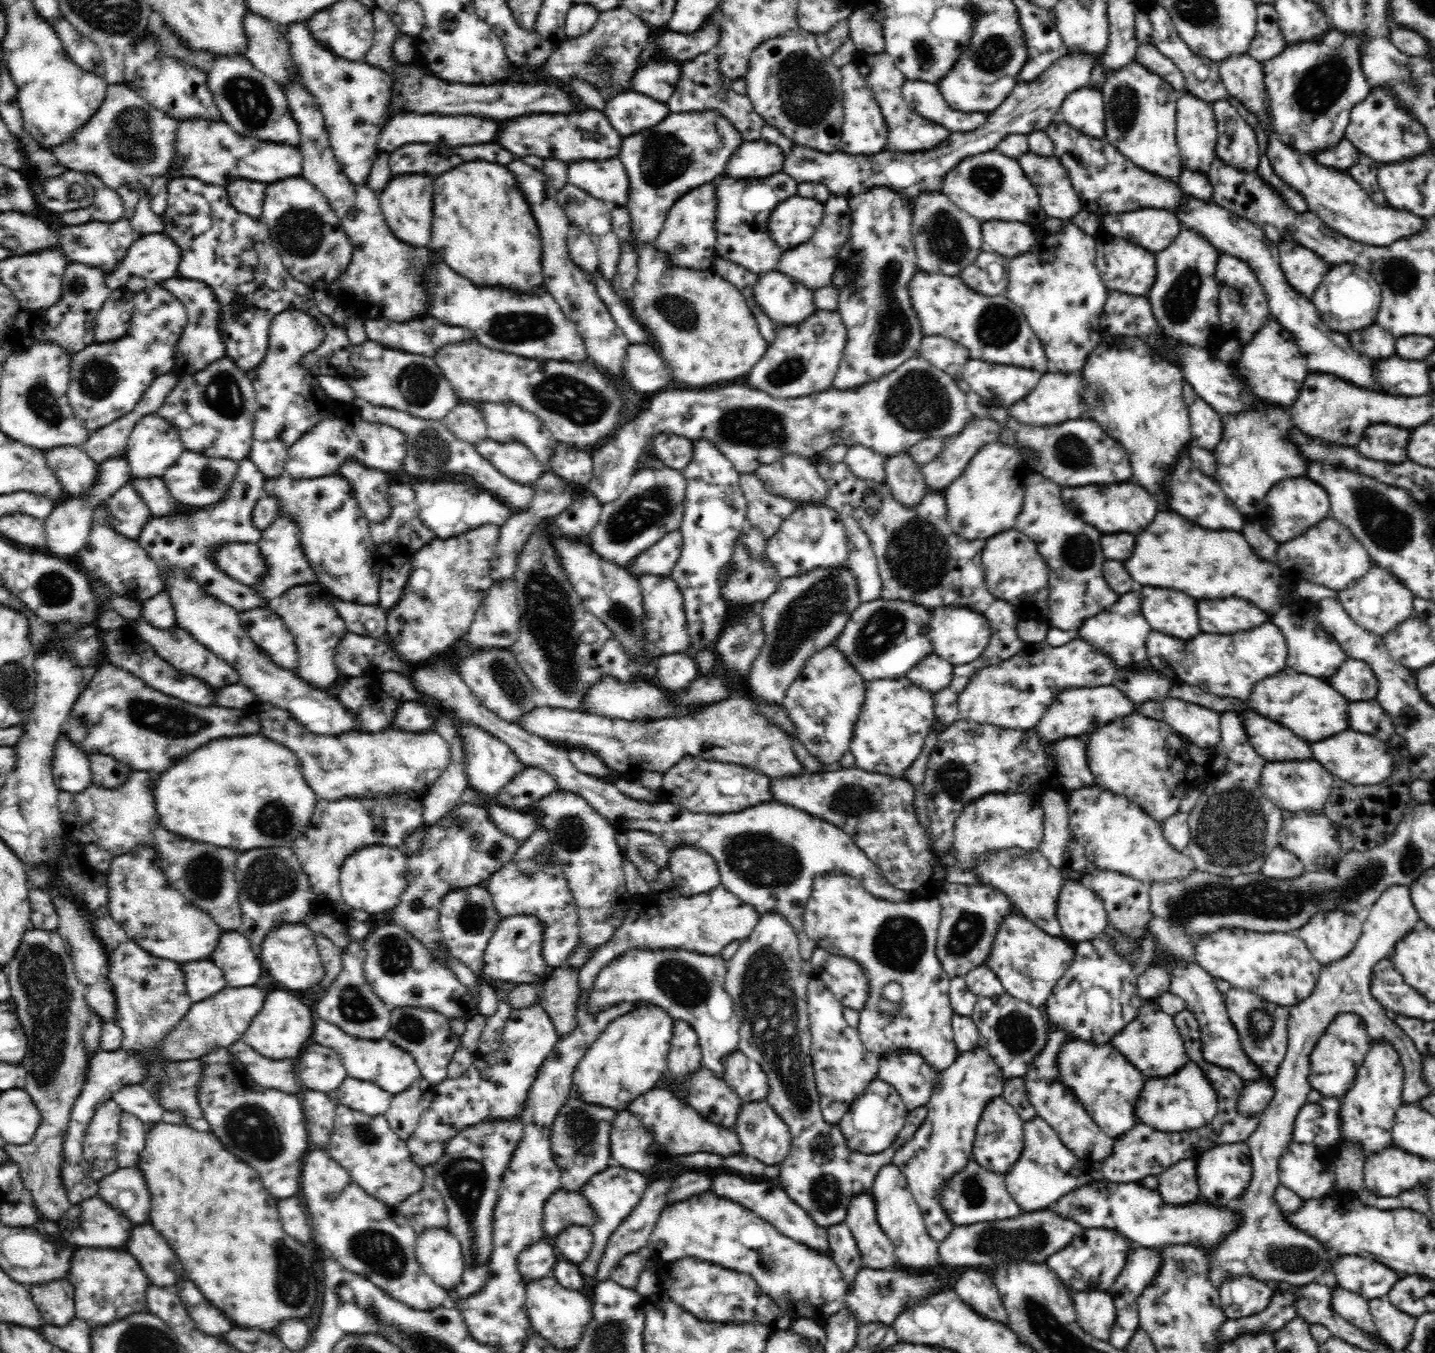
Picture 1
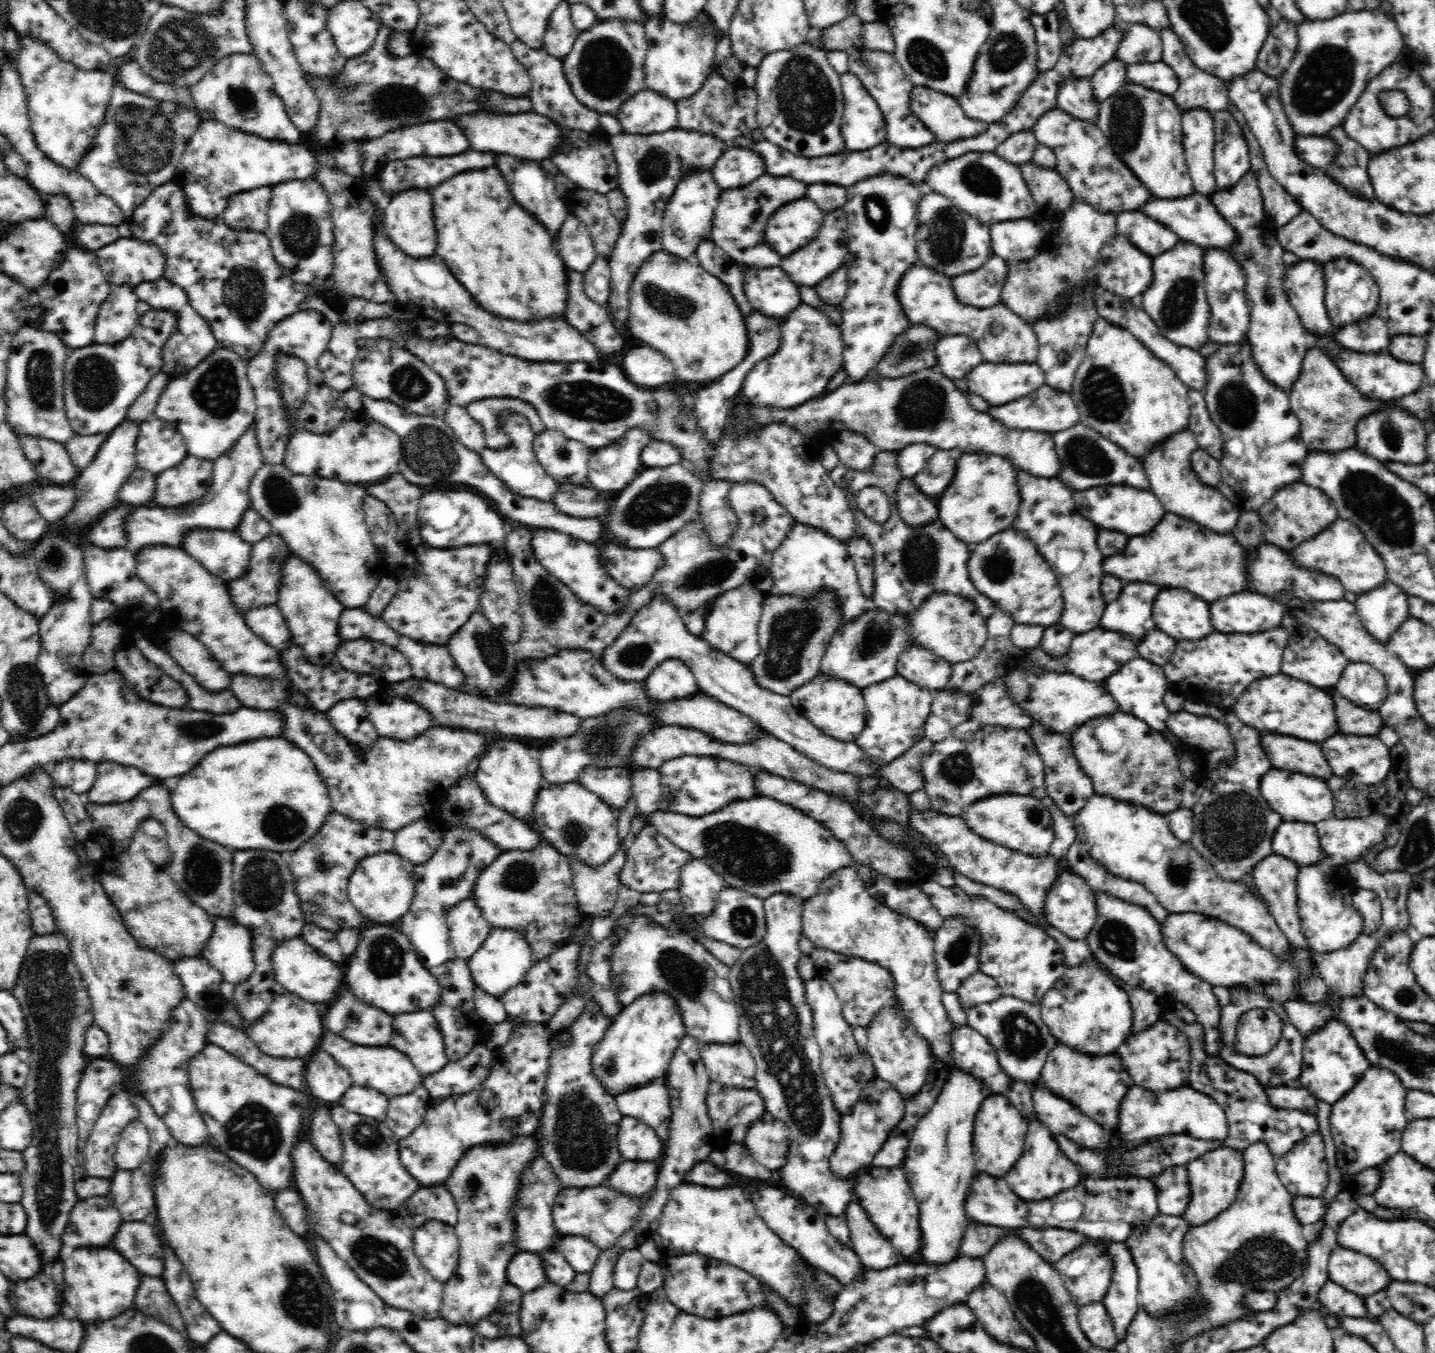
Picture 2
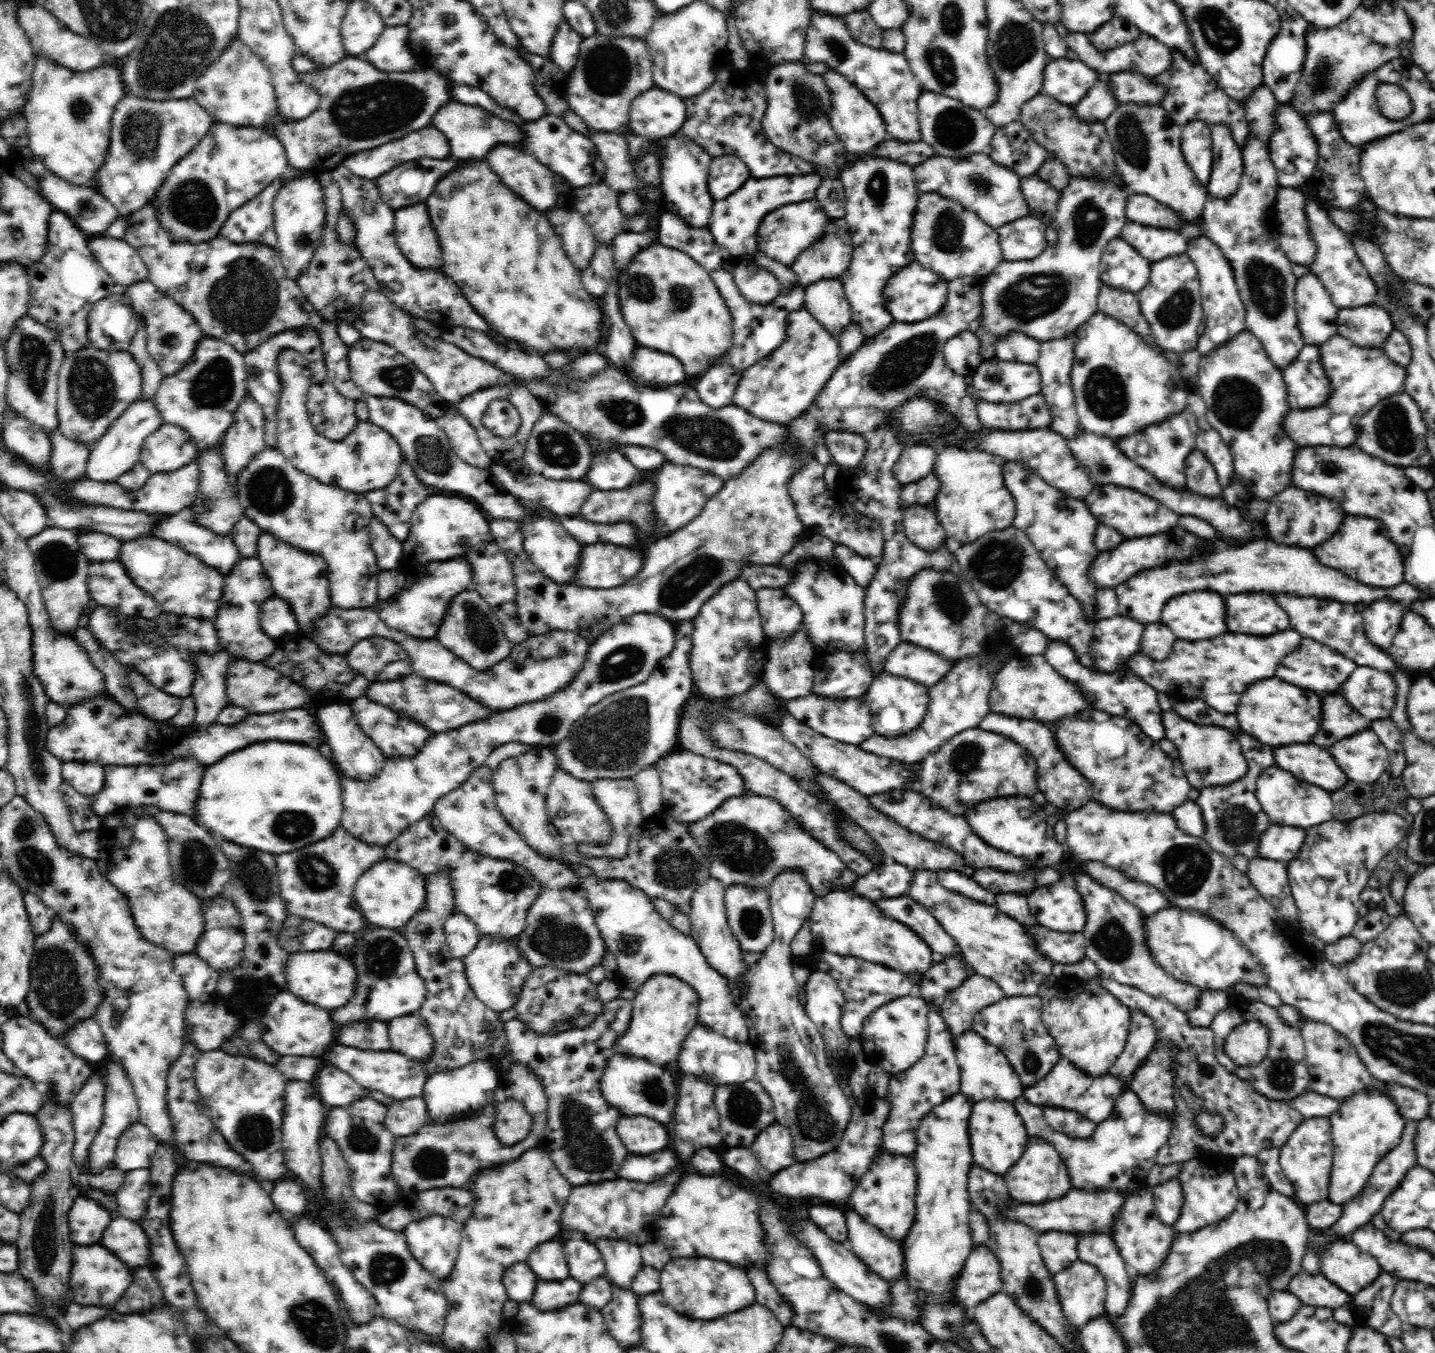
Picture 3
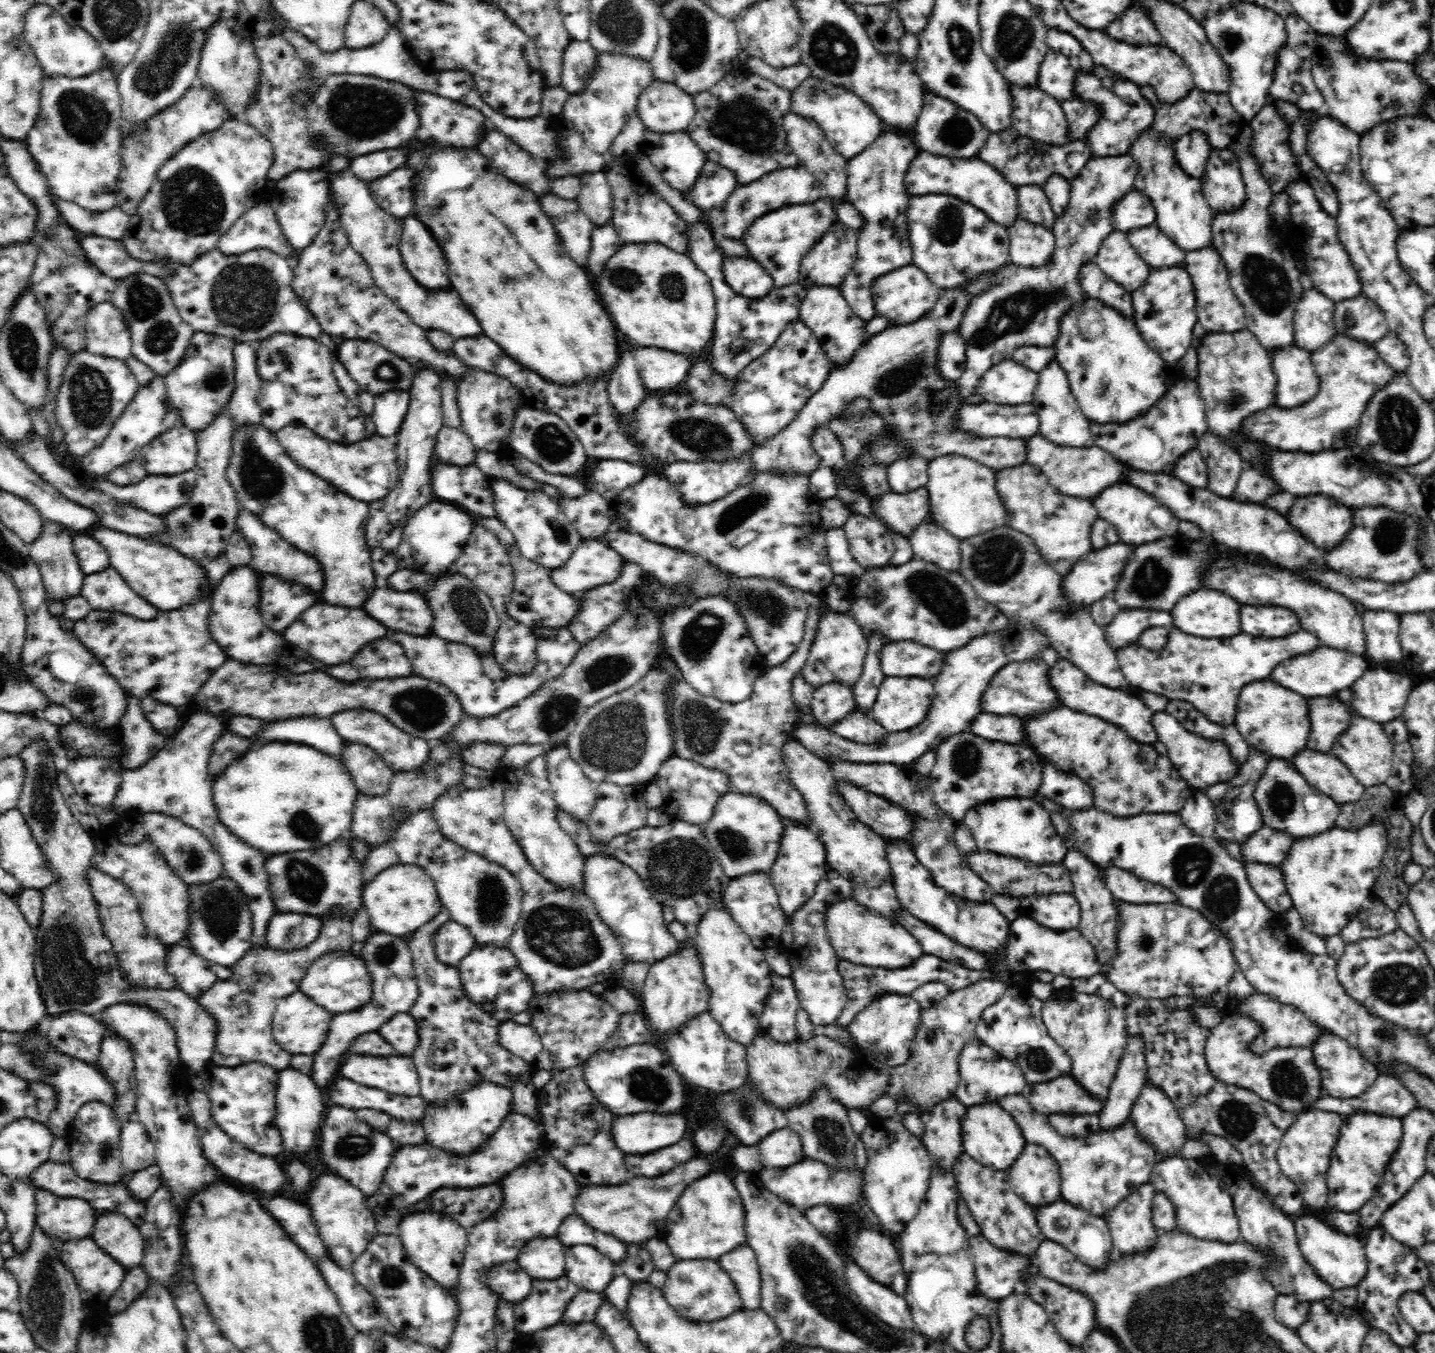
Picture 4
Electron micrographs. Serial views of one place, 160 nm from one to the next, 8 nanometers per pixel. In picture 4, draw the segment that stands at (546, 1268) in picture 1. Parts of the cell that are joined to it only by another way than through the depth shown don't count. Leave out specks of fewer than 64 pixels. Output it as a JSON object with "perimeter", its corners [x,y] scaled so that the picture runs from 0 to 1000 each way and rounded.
{"perimeter":[[[360,932],[349,933],[337,937],[337,950],[352,962],[365,961],[371,953],[371,946]]]}

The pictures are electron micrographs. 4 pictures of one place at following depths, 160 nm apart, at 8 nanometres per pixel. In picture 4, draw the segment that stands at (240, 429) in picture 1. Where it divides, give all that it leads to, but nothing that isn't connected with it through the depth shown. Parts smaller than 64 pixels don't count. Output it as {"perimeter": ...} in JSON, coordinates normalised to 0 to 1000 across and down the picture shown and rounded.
{"perimeter":[[[135,245],[128,265],[114,279],[118,299],[125,305],[127,313],[134,319],[144,316],[151,306],[155,305],[163,290],[163,253],[149,246]]]}

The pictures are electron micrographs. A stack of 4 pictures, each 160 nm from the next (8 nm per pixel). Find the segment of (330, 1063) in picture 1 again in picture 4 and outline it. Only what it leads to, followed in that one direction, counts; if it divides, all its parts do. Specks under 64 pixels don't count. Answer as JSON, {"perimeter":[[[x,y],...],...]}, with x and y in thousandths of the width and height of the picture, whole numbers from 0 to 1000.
{"perimeter":[[[236,797],[228,809],[228,814],[244,820],[261,820],[282,829],[294,828],[297,822],[295,812],[291,810],[279,810],[268,805],[251,803],[243,797]]]}

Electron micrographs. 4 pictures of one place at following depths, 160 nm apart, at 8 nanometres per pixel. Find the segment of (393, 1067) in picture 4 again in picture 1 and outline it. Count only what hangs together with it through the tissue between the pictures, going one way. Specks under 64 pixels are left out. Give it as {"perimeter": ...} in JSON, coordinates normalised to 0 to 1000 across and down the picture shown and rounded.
{"perimeter":[[[226,754],[219,755],[219,766],[217,767],[222,772],[229,773],[229,775],[231,775],[231,776],[234,776],[237,779],[238,787],[243,791],[243,796],[259,800],[272,809],[284,806],[284,803],[287,803],[289,798],[293,797],[291,788],[286,779],[275,772],[269,767],[265,768],[263,770],[245,767],[245,766],[243,766],[241,763],[238,762],[237,759],[230,757],[230,755],[226,755]]]}

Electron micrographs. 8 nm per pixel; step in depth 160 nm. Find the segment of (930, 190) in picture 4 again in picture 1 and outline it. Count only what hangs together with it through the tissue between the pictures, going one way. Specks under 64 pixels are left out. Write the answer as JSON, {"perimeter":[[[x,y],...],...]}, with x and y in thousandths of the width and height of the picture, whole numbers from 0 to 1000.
{"perimeter":[[[695,110],[673,115],[658,129],[656,139],[658,143],[668,154],[684,164],[709,163],[721,169],[726,167],[729,156],[725,151],[723,141],[719,137],[709,118],[698,114]]]}

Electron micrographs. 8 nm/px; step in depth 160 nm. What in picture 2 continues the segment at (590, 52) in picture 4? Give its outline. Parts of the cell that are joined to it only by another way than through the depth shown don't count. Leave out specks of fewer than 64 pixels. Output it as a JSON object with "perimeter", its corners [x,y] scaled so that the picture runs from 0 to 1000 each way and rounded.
{"perimeter":[[[393,1],[386,9],[384,9],[383,18],[382,18],[378,34],[382,40],[387,41],[392,46],[399,37],[400,31],[404,25],[399,19],[397,4],[396,1]]]}

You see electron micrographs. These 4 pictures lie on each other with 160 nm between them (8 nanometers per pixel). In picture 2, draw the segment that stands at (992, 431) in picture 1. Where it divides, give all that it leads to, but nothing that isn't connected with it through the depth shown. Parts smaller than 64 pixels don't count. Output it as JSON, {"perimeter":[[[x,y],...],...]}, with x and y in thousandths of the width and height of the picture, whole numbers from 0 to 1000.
{"perimeter":[[[654,333],[645,344],[645,347],[636,353],[637,358],[644,365],[658,364],[666,352],[666,344],[671,335],[669,333]]]}

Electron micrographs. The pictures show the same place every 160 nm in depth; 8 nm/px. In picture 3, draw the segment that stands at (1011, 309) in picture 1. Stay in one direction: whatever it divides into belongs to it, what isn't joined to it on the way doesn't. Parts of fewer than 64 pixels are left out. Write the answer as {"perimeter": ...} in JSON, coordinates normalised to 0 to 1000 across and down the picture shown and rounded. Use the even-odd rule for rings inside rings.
{"perimeter":[[[638,192],[620,205],[615,219],[616,219],[616,227],[624,238],[636,239],[654,232],[659,223],[660,216],[660,208]],[[709,245],[695,252],[693,263],[698,267],[721,270],[725,263],[725,255],[725,253]]]}

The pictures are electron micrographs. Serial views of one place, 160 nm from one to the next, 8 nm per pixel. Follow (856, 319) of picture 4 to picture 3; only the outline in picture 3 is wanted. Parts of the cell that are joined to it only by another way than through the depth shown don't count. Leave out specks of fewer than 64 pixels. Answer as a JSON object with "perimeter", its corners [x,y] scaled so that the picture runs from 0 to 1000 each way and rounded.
{"perimeter":[[[585,205],[571,207],[561,212],[561,228],[577,246],[584,249],[584,251],[587,244],[594,238],[593,226]]]}

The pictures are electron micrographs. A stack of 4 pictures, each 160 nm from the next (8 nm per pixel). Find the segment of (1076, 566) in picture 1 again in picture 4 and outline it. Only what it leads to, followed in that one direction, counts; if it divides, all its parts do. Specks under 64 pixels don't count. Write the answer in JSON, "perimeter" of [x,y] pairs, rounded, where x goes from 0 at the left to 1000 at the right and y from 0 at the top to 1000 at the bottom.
{"perimeter":[[[717,342],[693,349],[693,359],[700,375],[702,390],[716,395],[725,407],[726,412],[734,419],[739,426],[744,426],[747,417],[761,407],[758,401],[764,375],[760,370],[740,365],[732,358],[730,353]]]}

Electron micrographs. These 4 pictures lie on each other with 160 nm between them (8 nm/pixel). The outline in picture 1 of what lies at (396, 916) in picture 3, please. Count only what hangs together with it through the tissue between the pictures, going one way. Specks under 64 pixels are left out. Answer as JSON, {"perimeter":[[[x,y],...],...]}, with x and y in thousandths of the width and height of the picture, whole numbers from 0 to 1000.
{"perimeter":[[[259,625],[249,628],[240,636],[237,642],[238,664],[246,673],[252,672],[258,676],[275,673],[283,658],[284,633],[278,626]]]}

